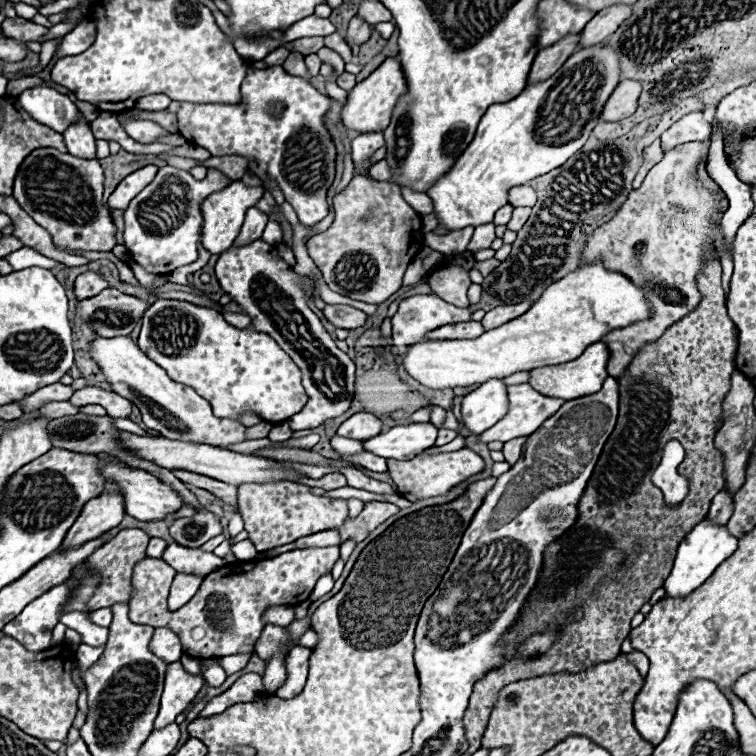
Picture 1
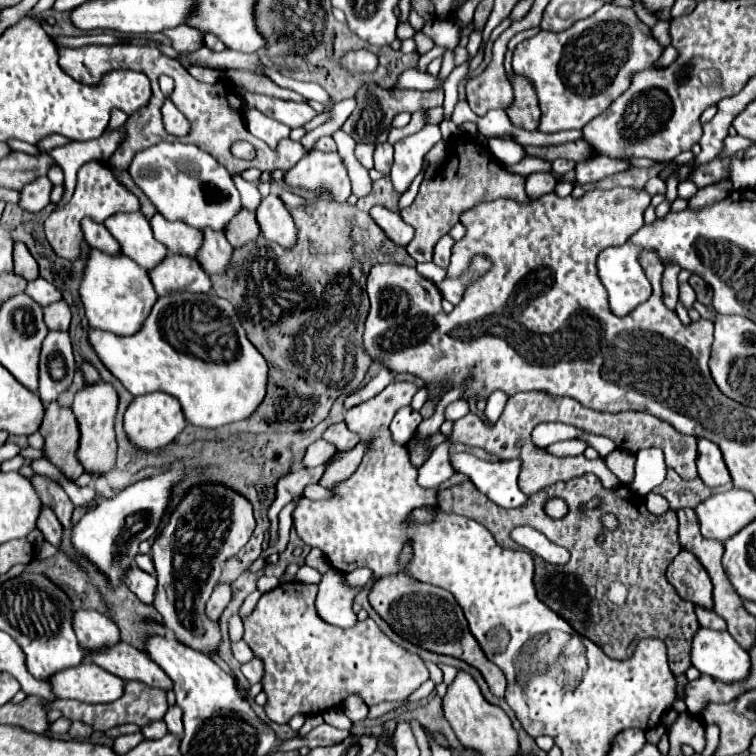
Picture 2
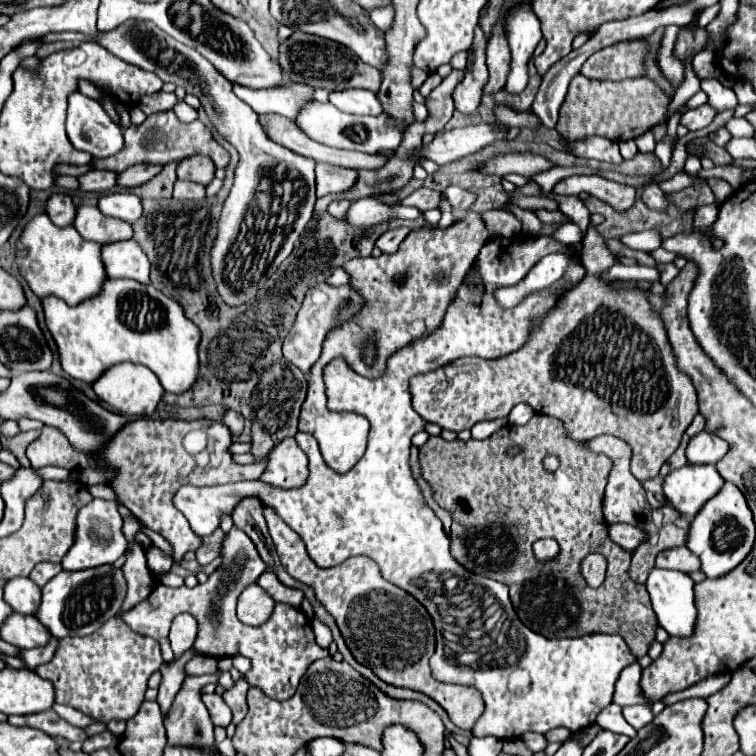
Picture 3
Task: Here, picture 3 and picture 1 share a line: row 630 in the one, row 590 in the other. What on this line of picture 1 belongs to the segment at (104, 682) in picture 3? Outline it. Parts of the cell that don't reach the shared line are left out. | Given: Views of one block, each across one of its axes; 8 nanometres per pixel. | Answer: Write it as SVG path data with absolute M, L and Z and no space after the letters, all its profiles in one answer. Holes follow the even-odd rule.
M128 528L118 532L108 544L104 544L102 548L98 548L88 560L86 560L86 572L88 574L98 574L102 578L100 588L94 592L92 600L88 600L88 610L96 610L96 608L112 608L112 604L124 602L130 604L132 598L132 574L134 574L134 566L144 560L146 556L146 546L148 546L148 536L142 530L136 528Z

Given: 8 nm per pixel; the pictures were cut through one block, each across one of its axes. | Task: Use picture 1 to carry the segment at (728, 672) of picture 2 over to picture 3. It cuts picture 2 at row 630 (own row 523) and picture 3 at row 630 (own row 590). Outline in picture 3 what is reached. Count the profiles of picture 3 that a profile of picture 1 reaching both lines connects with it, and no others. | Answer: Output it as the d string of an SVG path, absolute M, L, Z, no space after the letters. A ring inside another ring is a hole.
M652 568L646 580L646 590L652 600L652 608L656 612L658 624L670 634L670 636L680 636L686 638L694 632L694 622L696 622L696 606L694 606L694 582L690 580L688 574L678 572L678 570L662 570L662 568Z

